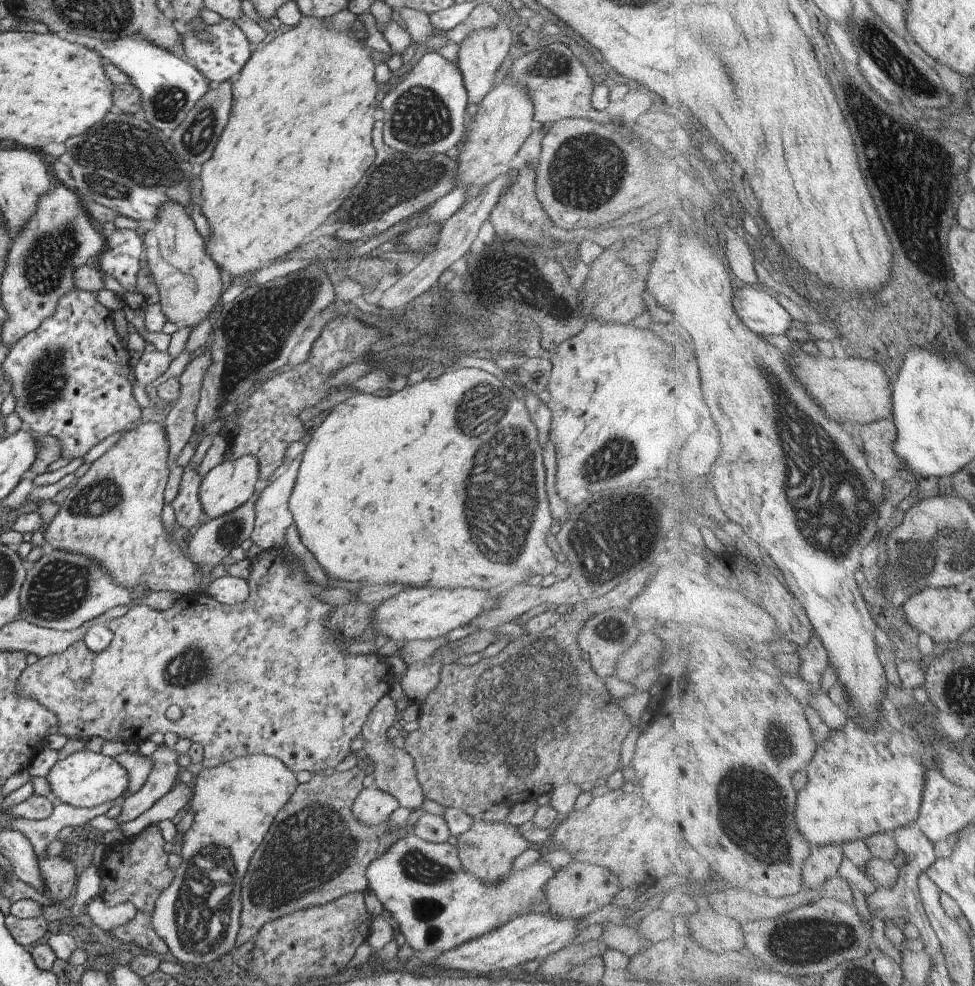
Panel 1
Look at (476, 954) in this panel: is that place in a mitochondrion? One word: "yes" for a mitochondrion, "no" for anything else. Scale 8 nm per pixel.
no

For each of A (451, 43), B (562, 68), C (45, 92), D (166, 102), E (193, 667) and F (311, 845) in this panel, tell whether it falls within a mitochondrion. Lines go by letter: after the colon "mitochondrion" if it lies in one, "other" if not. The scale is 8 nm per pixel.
A: other
B: other
C: other
D: mitochondrion
E: mitochondrion
F: mitochondrion

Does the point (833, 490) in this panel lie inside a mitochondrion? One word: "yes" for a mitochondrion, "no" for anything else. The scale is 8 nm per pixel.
yes

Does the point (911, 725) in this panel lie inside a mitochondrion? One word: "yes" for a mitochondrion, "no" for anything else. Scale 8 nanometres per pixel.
no

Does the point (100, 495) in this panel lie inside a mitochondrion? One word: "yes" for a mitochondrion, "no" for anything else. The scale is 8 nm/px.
yes

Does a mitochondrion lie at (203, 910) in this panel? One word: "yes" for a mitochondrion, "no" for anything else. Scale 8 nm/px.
yes

